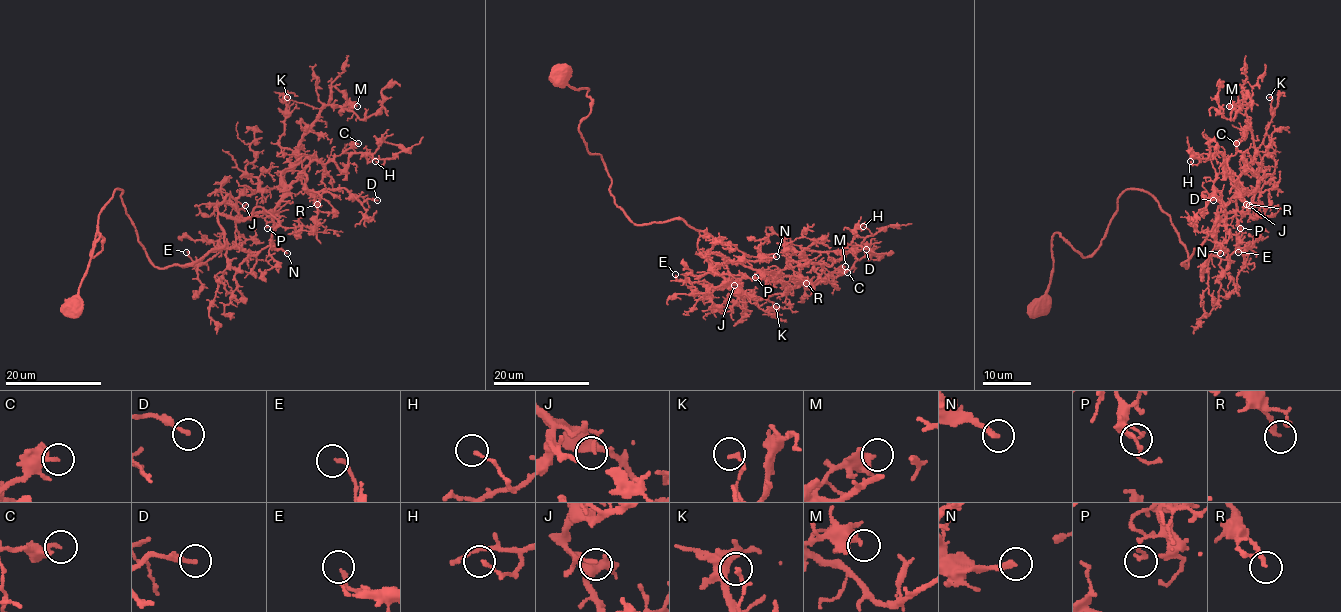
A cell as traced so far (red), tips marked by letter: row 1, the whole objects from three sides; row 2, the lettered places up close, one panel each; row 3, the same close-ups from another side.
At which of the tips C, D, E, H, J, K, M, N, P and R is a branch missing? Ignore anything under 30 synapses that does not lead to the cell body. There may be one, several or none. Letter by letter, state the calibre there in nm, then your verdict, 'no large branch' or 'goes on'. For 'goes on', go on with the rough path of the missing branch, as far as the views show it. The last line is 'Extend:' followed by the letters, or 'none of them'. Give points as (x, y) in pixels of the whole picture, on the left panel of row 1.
C: calibre 340 nm; no large branch
D: calibre 170 nm; no large branch
E: calibre 170 nm; no large branch
H: calibre 130 nm; no large branch
J: calibre 150 nm; no large branch
K: calibre 170 nm; no large branch
M: calibre 420 nm; no large branch
N: calibre 240 nm; goes on; course (287, 253), (298, 261), (293, 276)
P: calibre 160 nm; no large branch
R: calibre 200 nm; no large branch
Extend: N

